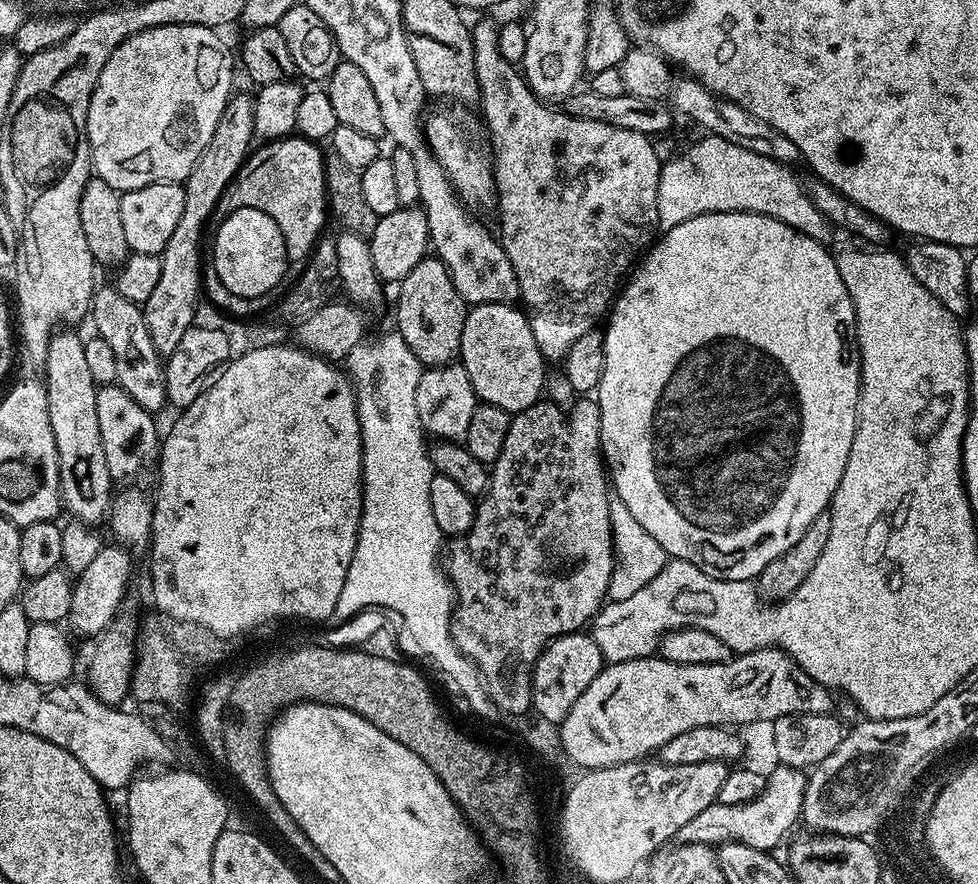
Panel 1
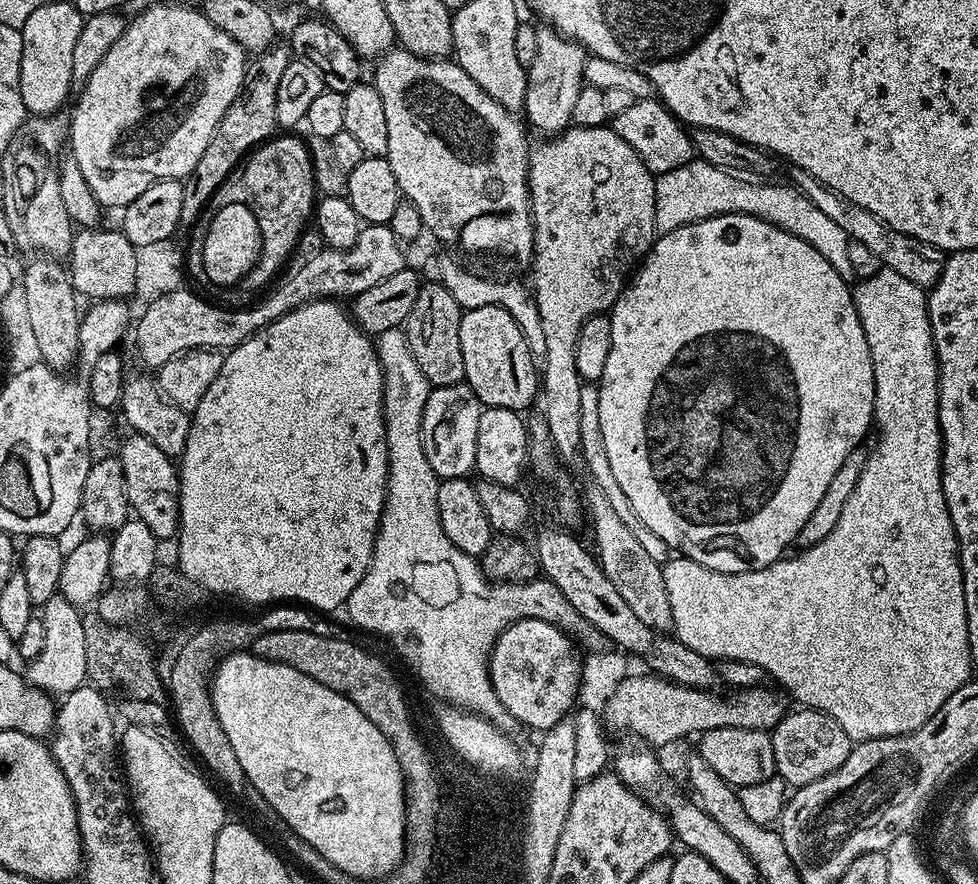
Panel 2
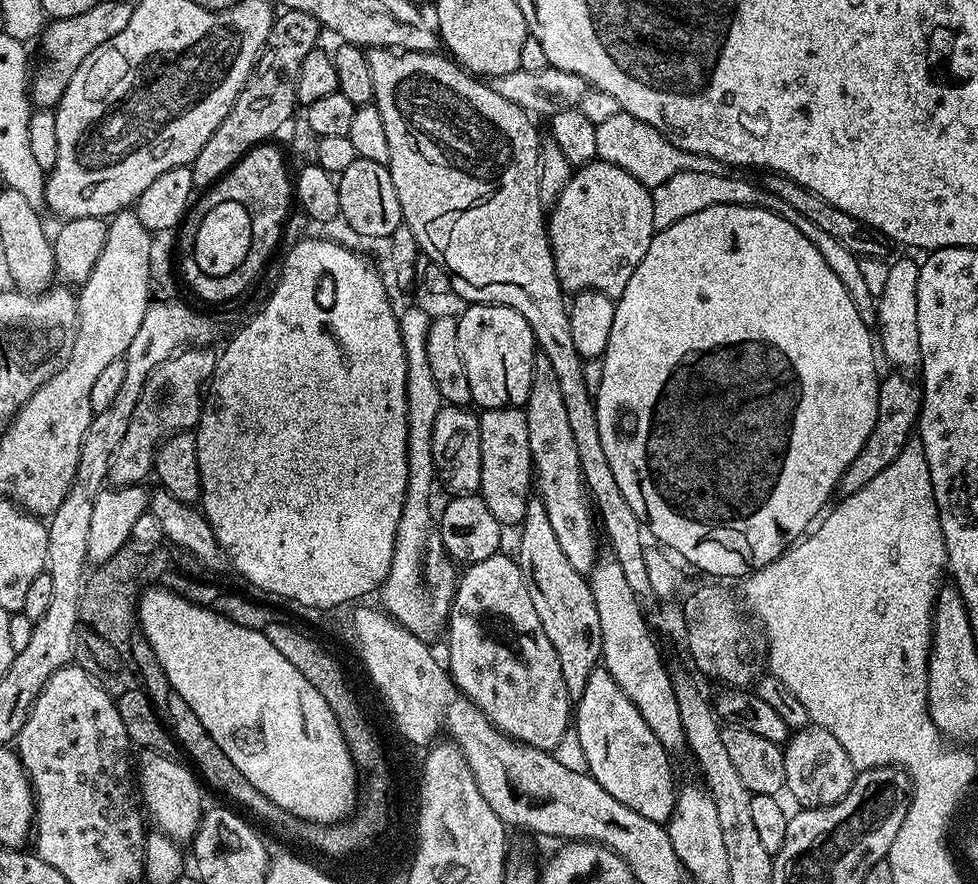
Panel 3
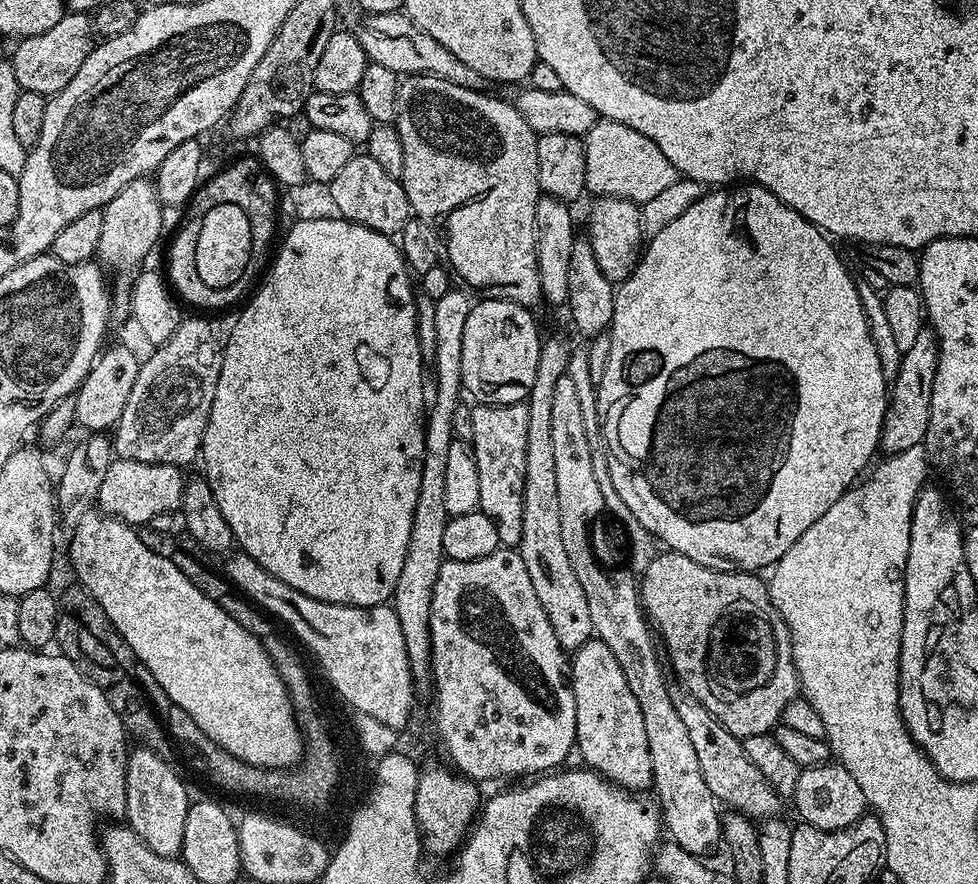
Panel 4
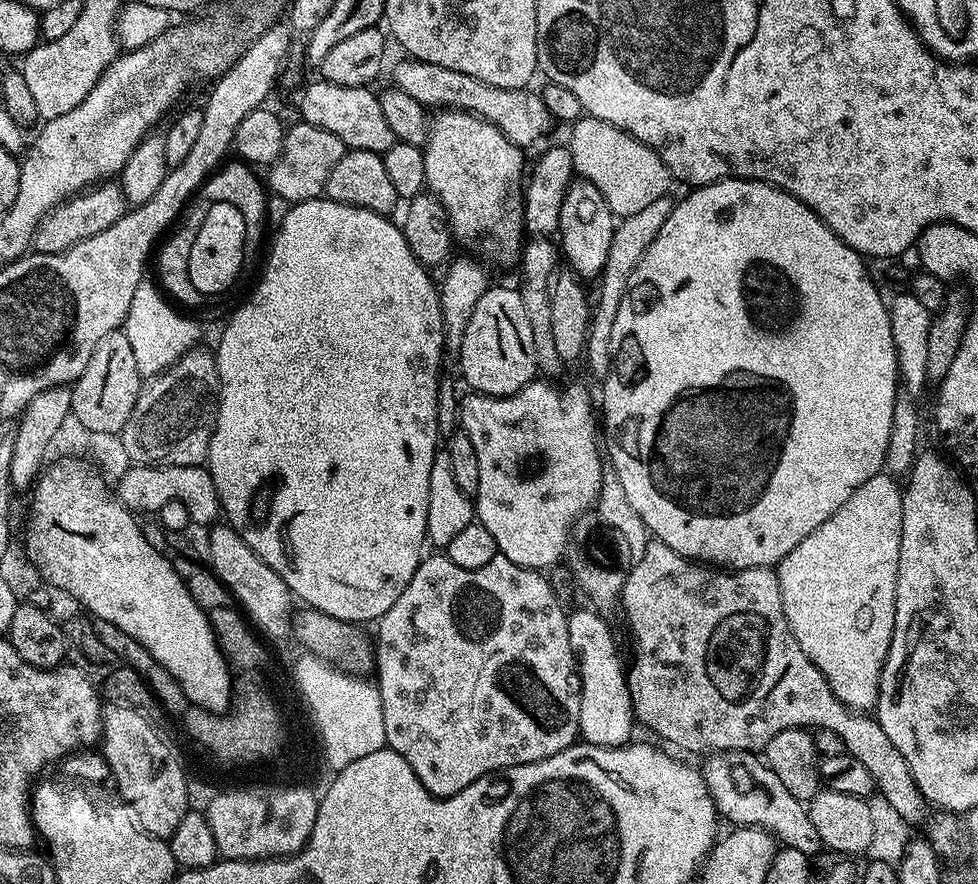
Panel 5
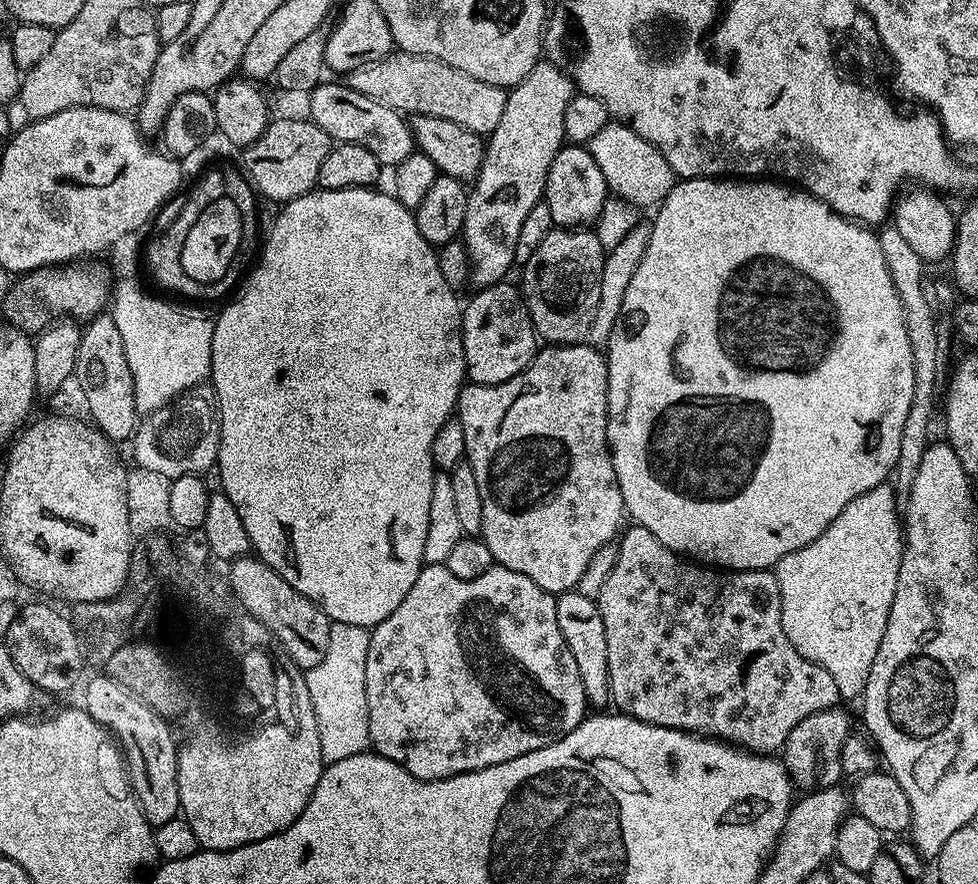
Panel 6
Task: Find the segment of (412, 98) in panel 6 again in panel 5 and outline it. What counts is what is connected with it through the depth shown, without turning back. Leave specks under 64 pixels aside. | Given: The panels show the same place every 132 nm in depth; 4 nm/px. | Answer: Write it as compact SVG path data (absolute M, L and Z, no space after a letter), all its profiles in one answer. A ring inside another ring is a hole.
M404 58L393 70L391 83L406 90L406 94L424 105L425 109L472 112L498 126L498 130L502 130L502 134L506 134L510 142L521 146L542 139L554 127L550 110L546 110L542 98L528 88L490 86L478 78L470 78L470 74L458 74L458 70L446 70L446 66L423 64L421 60L411 58Z

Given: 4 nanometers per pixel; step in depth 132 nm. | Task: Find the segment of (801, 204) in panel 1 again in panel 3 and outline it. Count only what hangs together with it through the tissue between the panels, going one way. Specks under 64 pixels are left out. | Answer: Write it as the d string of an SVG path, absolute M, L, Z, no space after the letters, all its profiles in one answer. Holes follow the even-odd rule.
M689 172L674 174L674 178L666 178L662 186L651 189L651 194L654 202L654 226L657 230L674 226L674 222L682 222L682 218L690 218L690 214L698 214L698 210L707 210L710 206L723 204L751 204L753 208L765 208L786 218L794 226L798 226L798 230L802 230L802 234L806 234L806 238L810 238L814 246L818 246L818 254L826 258L826 266L830 266L830 270L838 274L838 282L846 286L846 294L850 294L854 302L854 310L858 310L858 318L862 318L862 322L869 330L876 328L878 296L874 288L872 292L867 278L864 277L864 268L860 265L863 264L861 257L854 255L846 246L842 246L842 242L837 242L831 234L826 234L820 227L814 226L810 218L802 218L802 214L798 214L798 210L794 210L791 206L786 206L782 198L770 195L763 187L756 185L755 188L750 181L739 180L731 174L690 174Z

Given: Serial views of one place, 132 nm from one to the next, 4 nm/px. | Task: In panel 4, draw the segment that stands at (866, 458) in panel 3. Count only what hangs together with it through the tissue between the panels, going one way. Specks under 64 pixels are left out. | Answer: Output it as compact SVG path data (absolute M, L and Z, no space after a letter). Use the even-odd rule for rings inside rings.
M925 326L919 331L914 346L901 355L898 374L890 384L888 409L884 412L880 431L879 451L884 452L885 457L923 445L930 426L930 394L934 394L934 374L938 374L938 342L935 330Z

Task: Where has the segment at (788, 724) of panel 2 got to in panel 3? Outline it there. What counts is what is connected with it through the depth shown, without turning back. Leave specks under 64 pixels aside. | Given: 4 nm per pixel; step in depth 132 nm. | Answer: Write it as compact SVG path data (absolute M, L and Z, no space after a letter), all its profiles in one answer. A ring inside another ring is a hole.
M809 726L795 729L782 748L786 778L784 786L787 795L797 800L800 808L821 808L838 802L850 790L857 769L852 767L850 754L842 750L838 738L830 730Z

